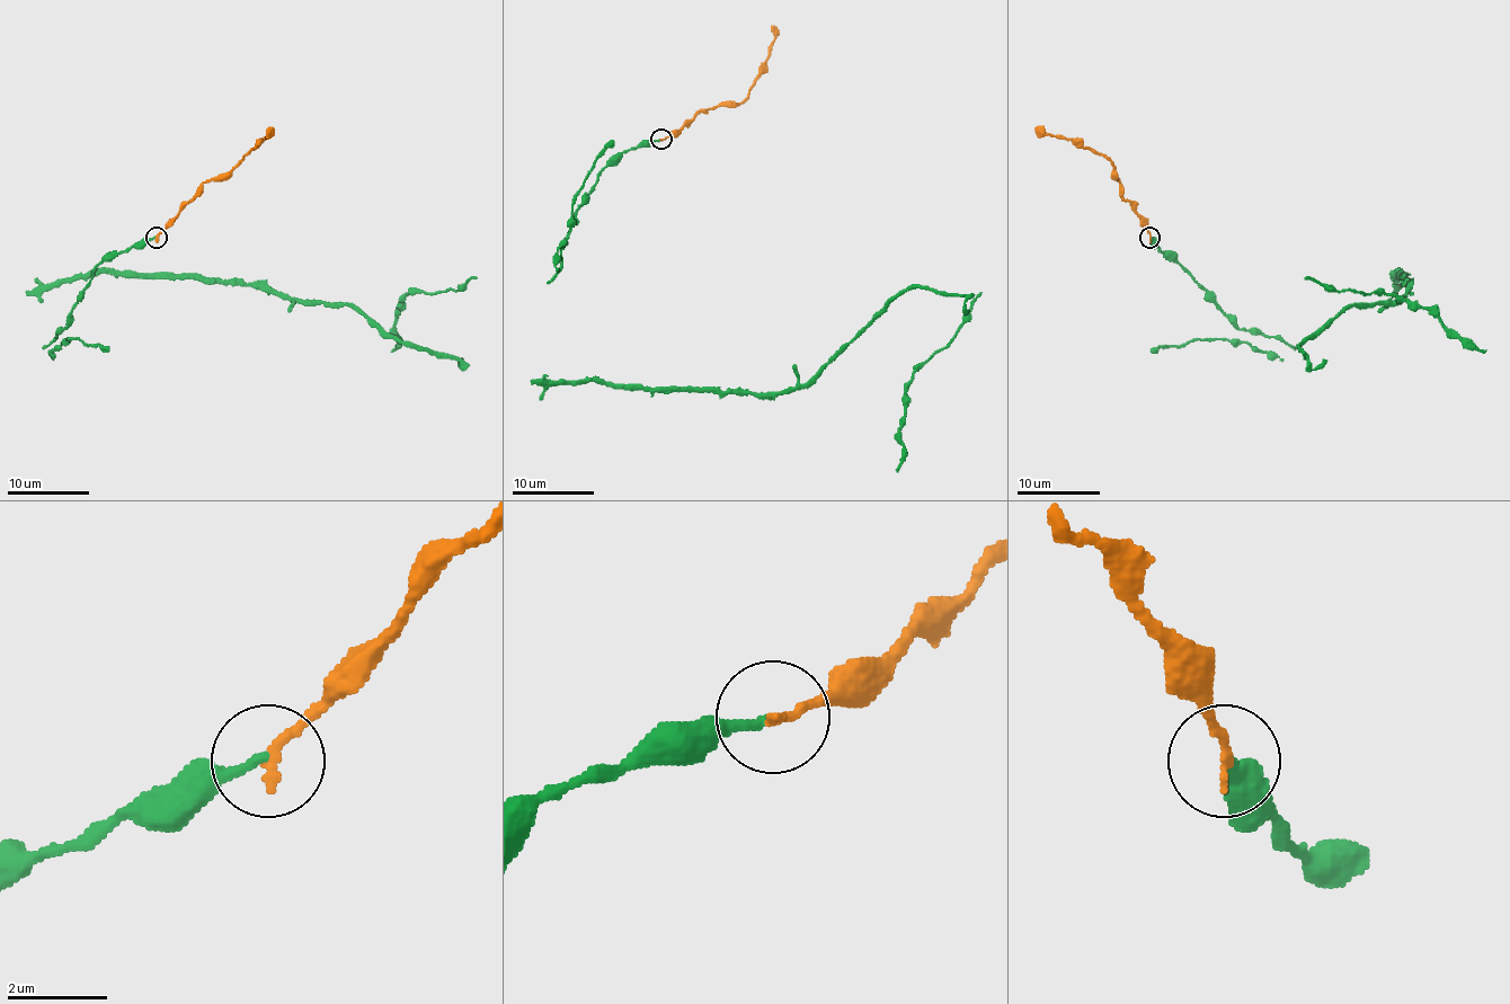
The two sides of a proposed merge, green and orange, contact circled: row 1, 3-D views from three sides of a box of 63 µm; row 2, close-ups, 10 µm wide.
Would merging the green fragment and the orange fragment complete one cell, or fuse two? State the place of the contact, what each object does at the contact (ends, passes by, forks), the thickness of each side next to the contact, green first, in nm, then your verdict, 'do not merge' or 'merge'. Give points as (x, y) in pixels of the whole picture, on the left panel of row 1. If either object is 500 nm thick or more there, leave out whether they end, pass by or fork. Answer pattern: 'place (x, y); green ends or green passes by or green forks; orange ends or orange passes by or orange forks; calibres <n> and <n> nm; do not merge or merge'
place (156, 237); green ends; orange ends; calibres 180 and 190 nm; merge

